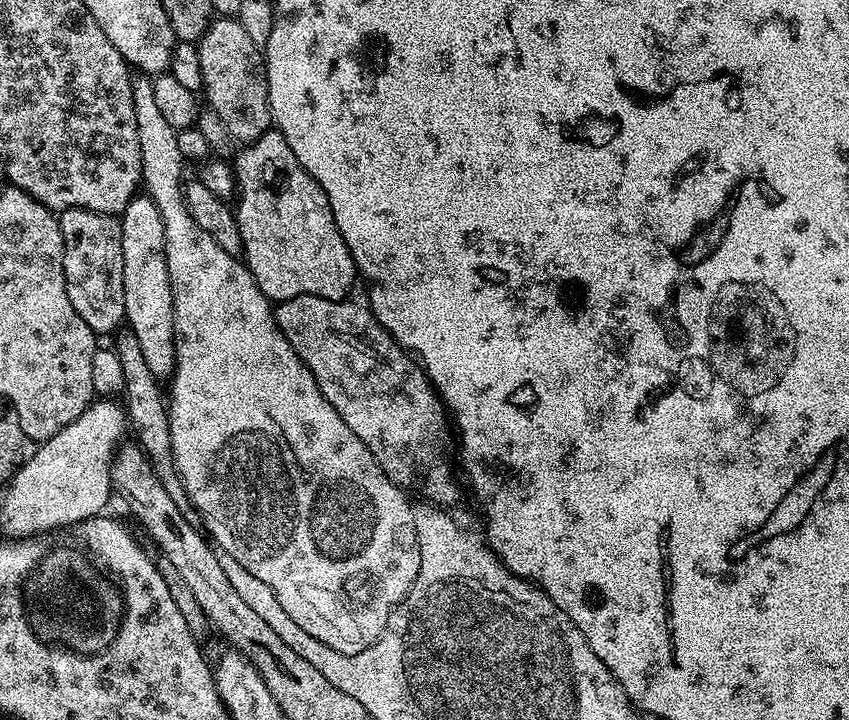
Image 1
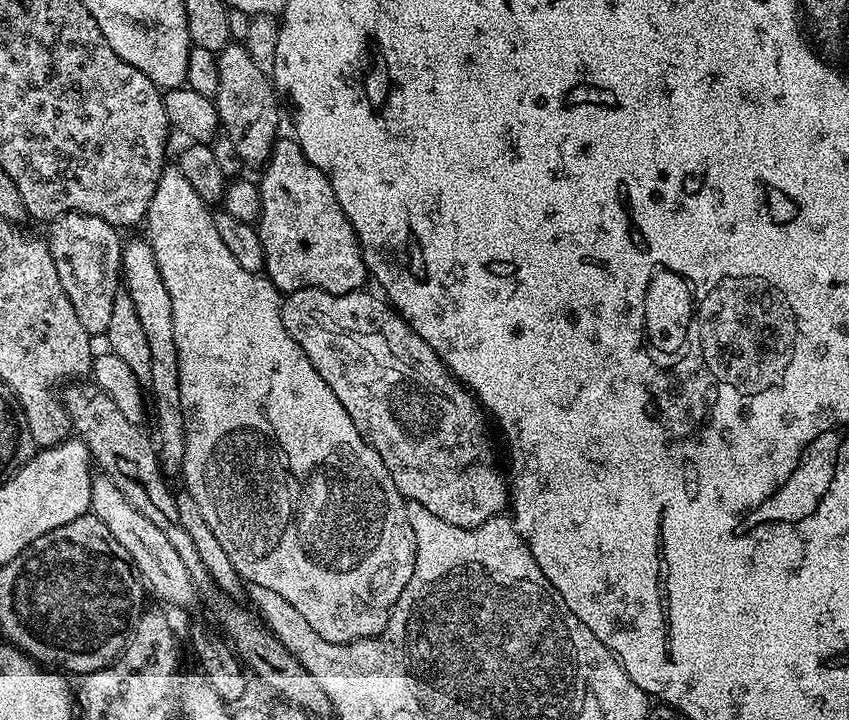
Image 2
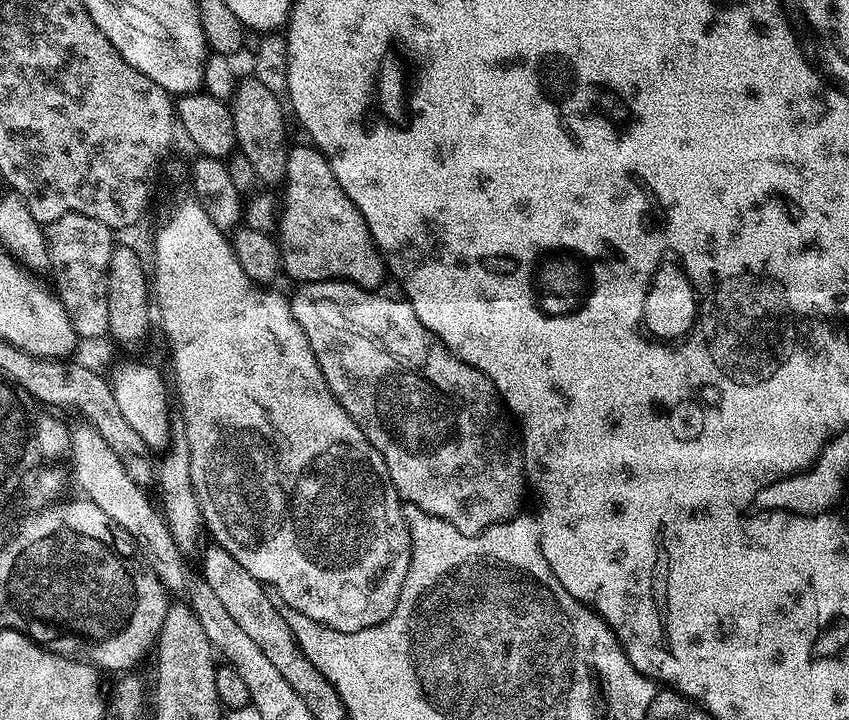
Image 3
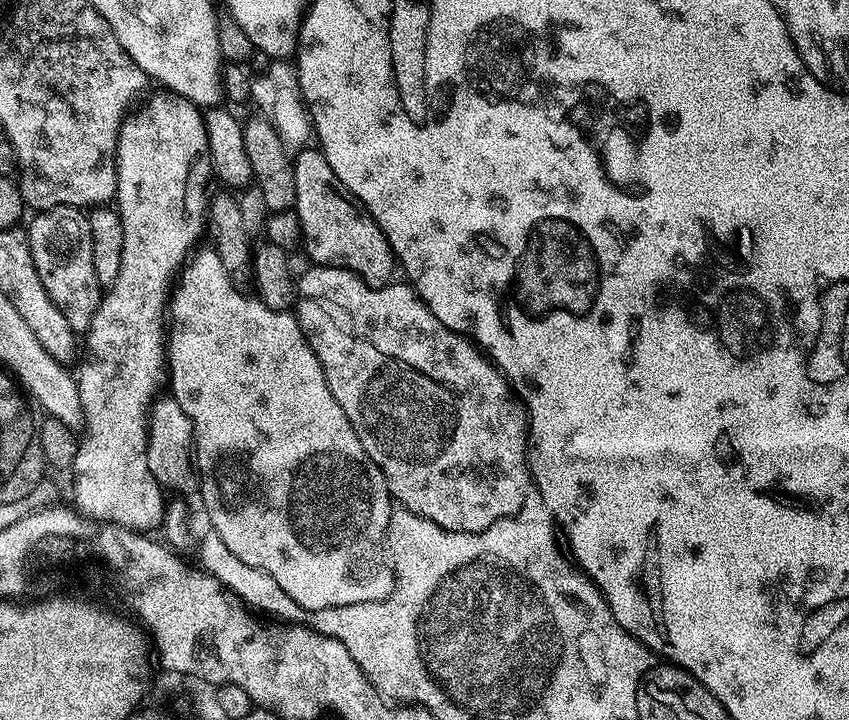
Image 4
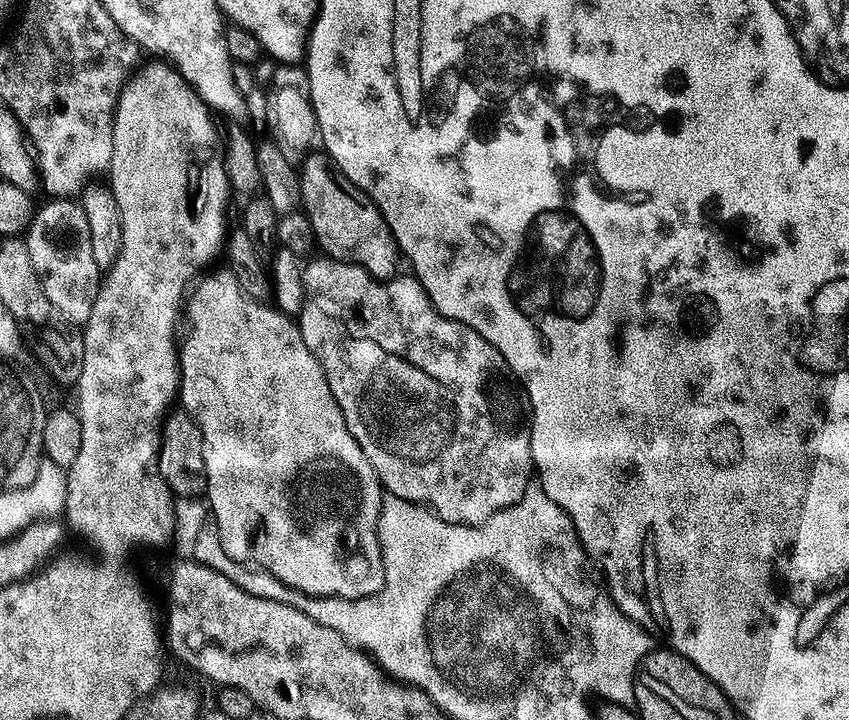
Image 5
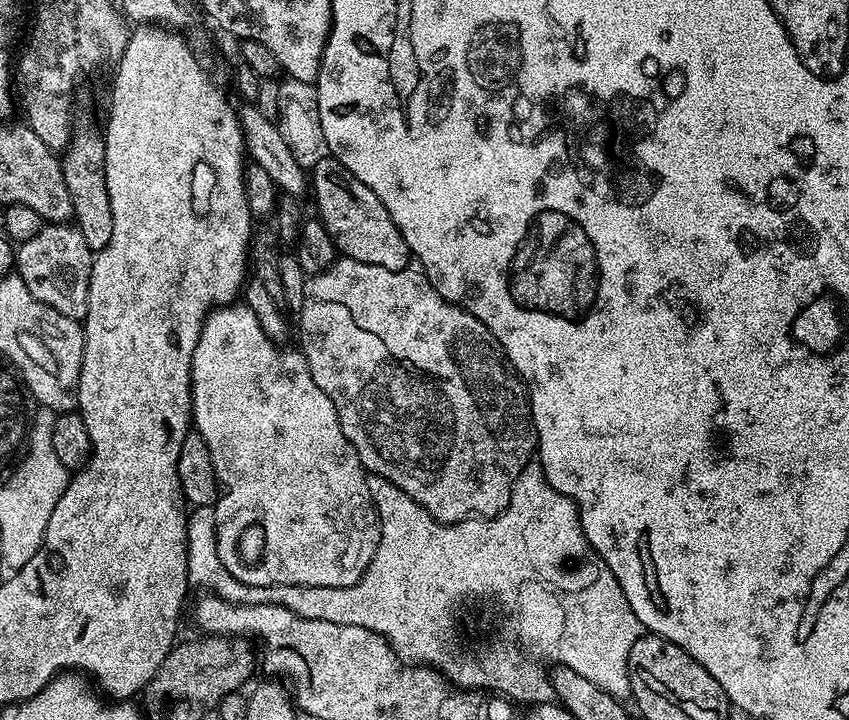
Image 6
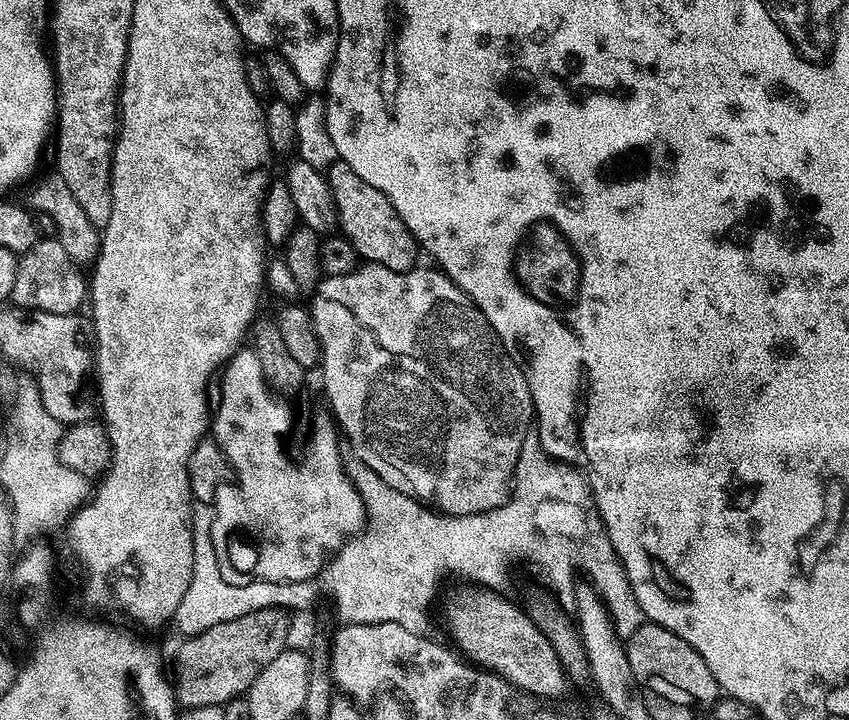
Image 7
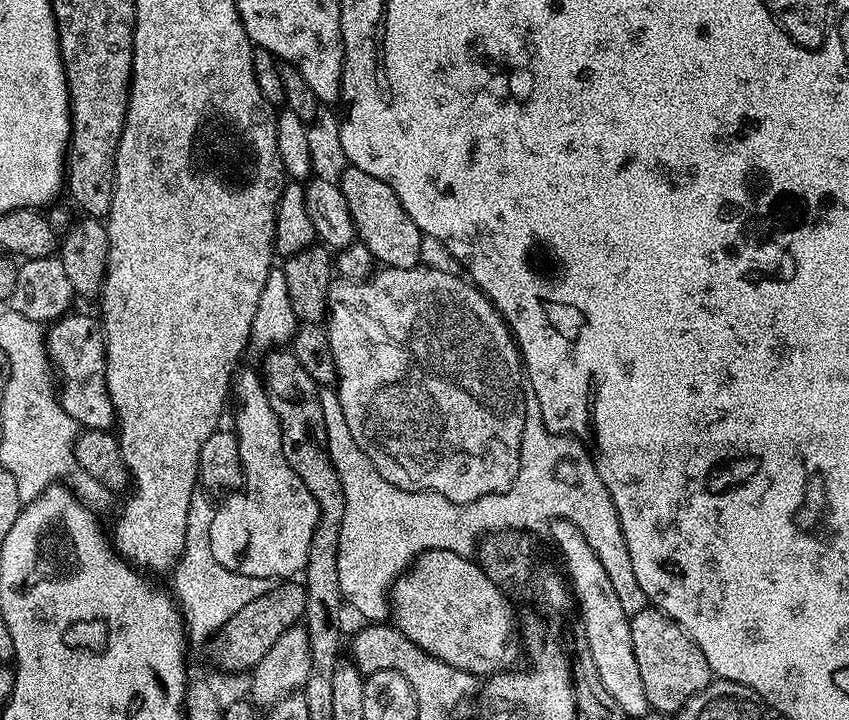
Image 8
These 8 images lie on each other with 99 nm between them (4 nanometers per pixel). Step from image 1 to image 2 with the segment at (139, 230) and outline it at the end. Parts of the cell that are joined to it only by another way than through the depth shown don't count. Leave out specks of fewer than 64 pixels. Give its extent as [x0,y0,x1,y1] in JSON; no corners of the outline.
[121,237,185,471]

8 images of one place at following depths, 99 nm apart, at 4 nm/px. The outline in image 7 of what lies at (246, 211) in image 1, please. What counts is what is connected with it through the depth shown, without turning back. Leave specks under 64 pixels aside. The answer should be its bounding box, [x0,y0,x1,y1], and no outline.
[326,158,417,272]

